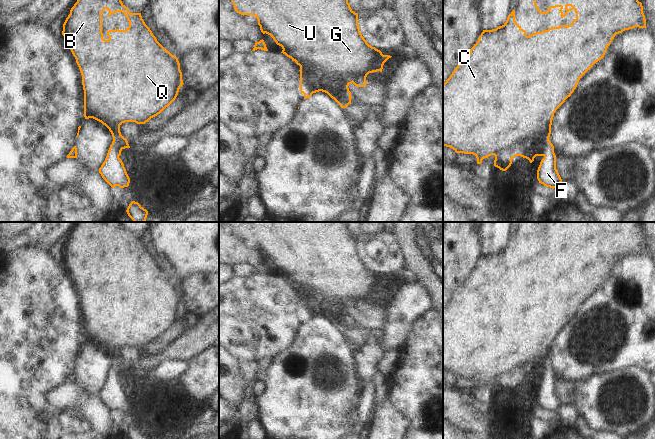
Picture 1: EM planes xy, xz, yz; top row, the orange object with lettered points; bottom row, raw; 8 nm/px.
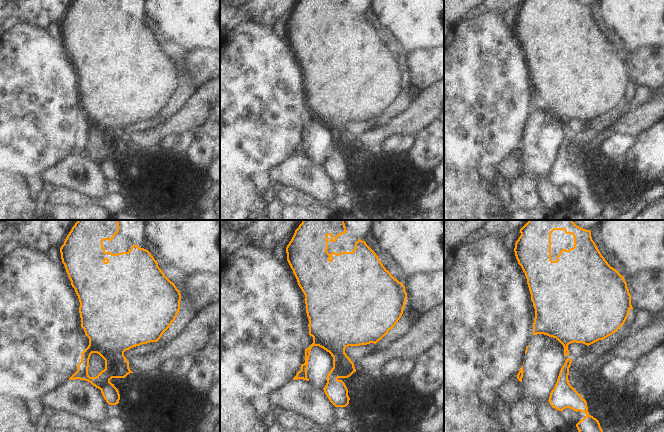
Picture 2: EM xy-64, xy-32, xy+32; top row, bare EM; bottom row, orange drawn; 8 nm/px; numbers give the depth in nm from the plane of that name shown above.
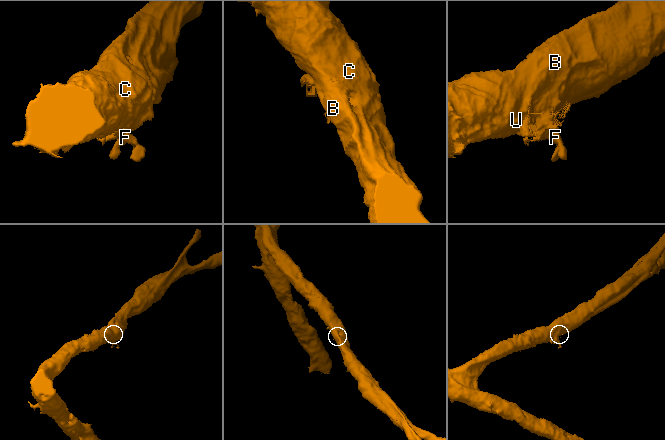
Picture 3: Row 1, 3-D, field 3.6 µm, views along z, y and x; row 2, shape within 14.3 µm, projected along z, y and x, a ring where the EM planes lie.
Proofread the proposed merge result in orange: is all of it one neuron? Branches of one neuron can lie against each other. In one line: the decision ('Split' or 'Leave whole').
Split.

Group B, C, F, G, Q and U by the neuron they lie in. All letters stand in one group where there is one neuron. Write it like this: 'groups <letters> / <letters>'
groups B C G Q U / F

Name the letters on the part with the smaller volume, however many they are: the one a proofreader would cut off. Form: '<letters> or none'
F

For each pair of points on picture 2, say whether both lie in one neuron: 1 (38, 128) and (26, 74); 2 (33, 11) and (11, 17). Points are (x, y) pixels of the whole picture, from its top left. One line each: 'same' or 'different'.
1: same
2: same

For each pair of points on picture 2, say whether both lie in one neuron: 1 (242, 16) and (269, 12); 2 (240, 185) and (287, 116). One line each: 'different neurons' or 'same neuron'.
1: same neuron
2: different neurons

